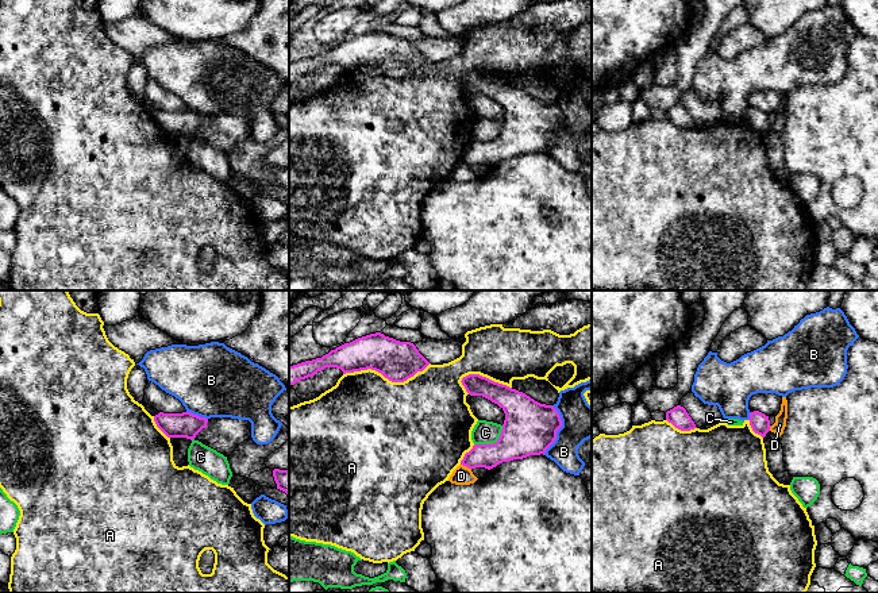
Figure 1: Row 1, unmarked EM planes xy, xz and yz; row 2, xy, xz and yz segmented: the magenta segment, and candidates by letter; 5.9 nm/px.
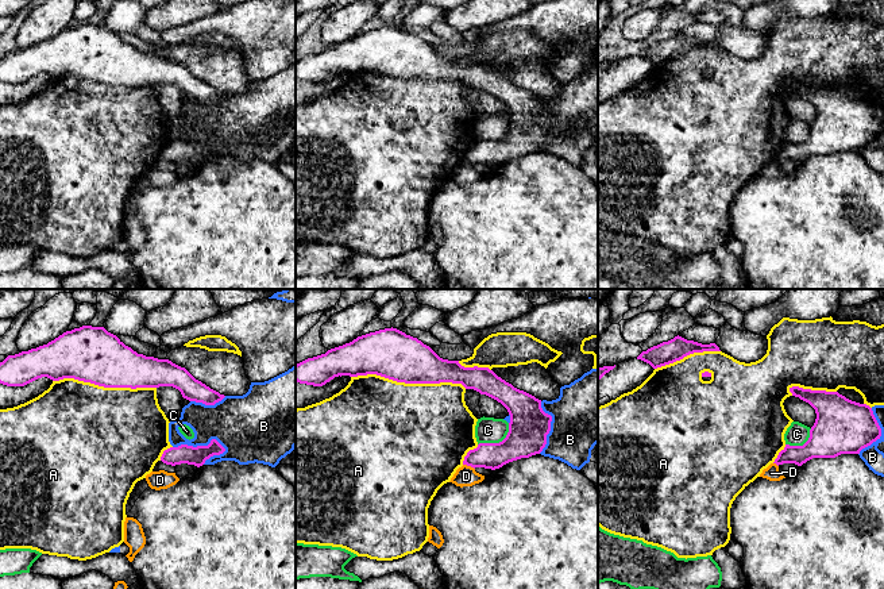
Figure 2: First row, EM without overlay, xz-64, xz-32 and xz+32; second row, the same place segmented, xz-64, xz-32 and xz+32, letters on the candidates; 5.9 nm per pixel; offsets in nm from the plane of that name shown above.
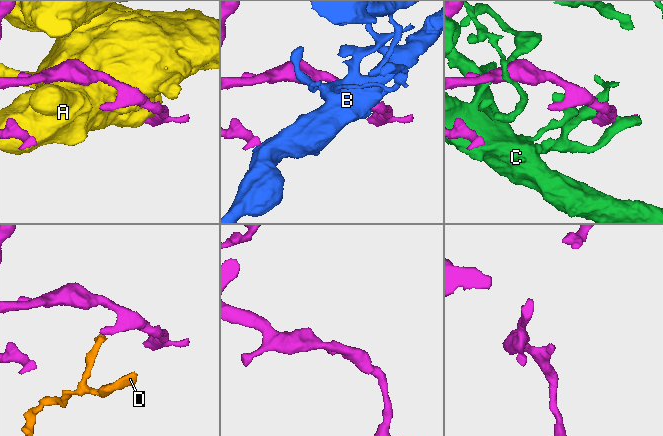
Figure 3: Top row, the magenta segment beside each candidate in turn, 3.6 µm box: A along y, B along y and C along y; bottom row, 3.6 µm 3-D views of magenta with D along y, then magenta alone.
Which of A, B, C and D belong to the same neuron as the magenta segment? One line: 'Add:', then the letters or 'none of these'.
Add: none of these

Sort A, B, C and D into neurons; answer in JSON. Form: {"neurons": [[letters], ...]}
{"neurons": [["A"], ["B"], ["C"], ["D"]]}

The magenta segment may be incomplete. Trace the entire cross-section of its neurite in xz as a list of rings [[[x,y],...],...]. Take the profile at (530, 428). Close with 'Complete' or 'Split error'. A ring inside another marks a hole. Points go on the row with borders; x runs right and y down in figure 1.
[[[469,374],[461,382],[470,396],[482,396],[505,413],[498,440],[493,444],[474,444],[461,465],[490,470],[502,462],[544,455],[555,442],[562,420],[552,405],[540,404],[523,392],[480,374]]]. Complete

